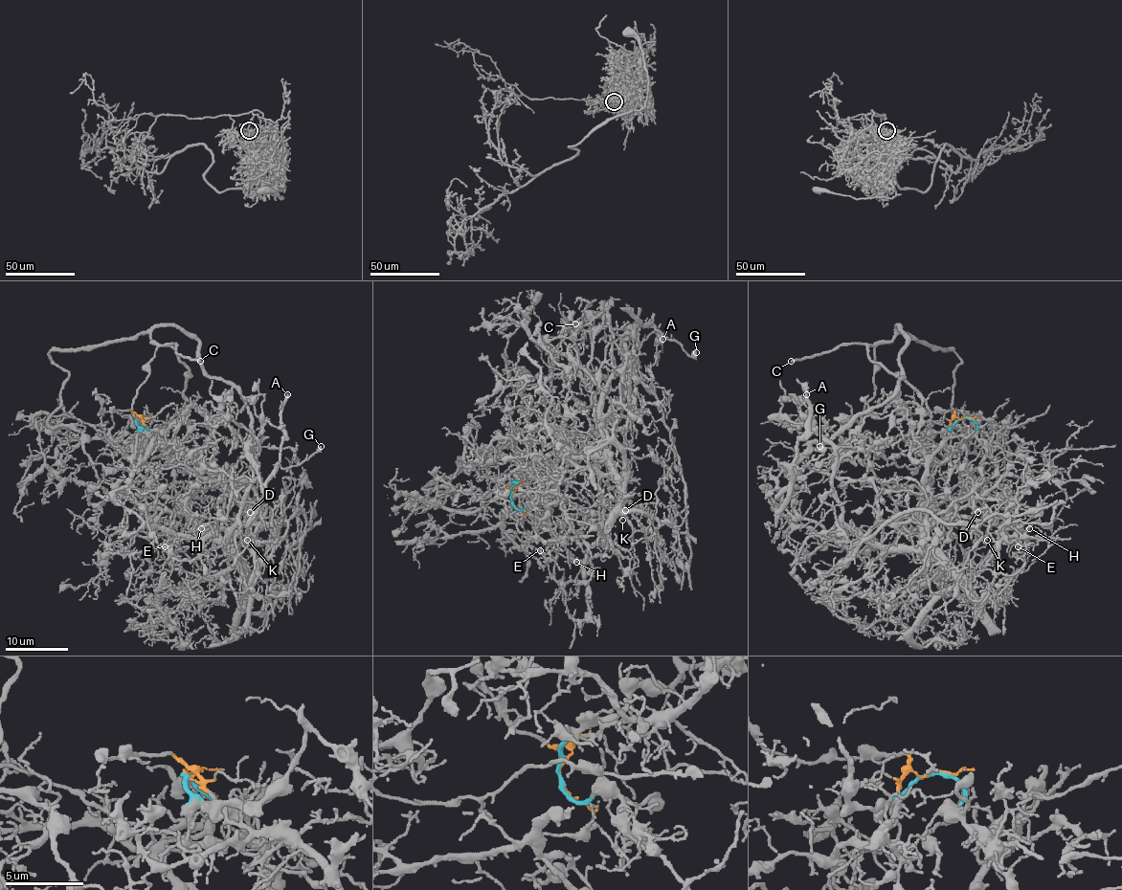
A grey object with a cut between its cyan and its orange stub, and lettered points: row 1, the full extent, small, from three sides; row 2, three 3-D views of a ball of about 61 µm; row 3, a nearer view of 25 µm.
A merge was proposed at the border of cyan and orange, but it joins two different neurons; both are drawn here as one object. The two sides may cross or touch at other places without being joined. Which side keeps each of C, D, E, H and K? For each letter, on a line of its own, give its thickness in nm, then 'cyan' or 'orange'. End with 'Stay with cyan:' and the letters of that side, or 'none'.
C: calibre 320 nm; cyan
D: calibre 110 nm; orange
E: calibre 140 nm; orange
H: calibre 120 nm; orange
K: calibre 100 nm; cyan
Stay with cyan: C, K

